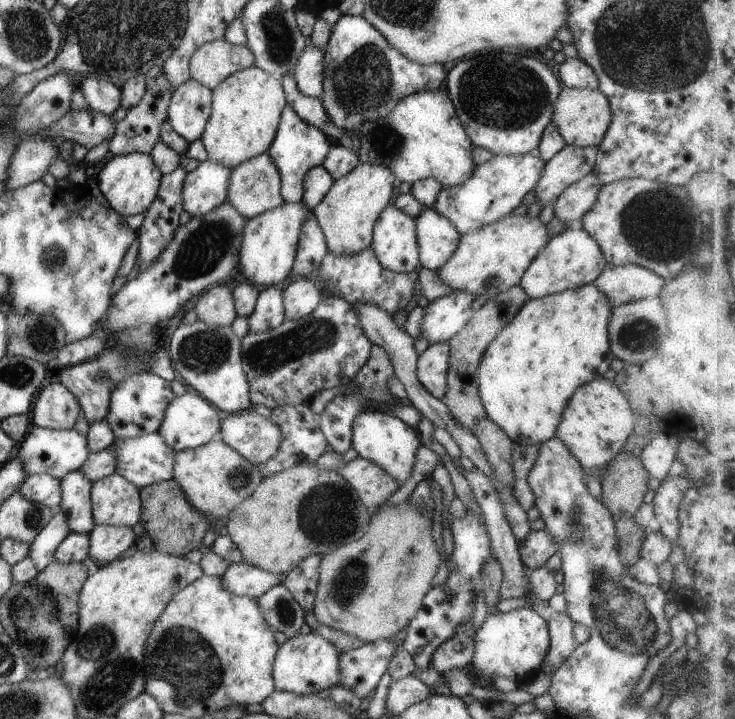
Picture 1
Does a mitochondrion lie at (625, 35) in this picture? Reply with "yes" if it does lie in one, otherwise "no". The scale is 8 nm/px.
yes

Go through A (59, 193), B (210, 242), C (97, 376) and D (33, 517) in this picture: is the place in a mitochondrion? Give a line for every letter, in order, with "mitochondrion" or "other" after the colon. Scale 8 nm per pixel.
A: other
B: mitochondrion
C: mitochondrion
D: mitochondrion

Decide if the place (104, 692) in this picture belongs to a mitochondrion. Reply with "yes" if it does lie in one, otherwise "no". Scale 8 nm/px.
yes

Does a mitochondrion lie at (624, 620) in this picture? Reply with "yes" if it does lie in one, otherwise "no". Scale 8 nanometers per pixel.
yes

